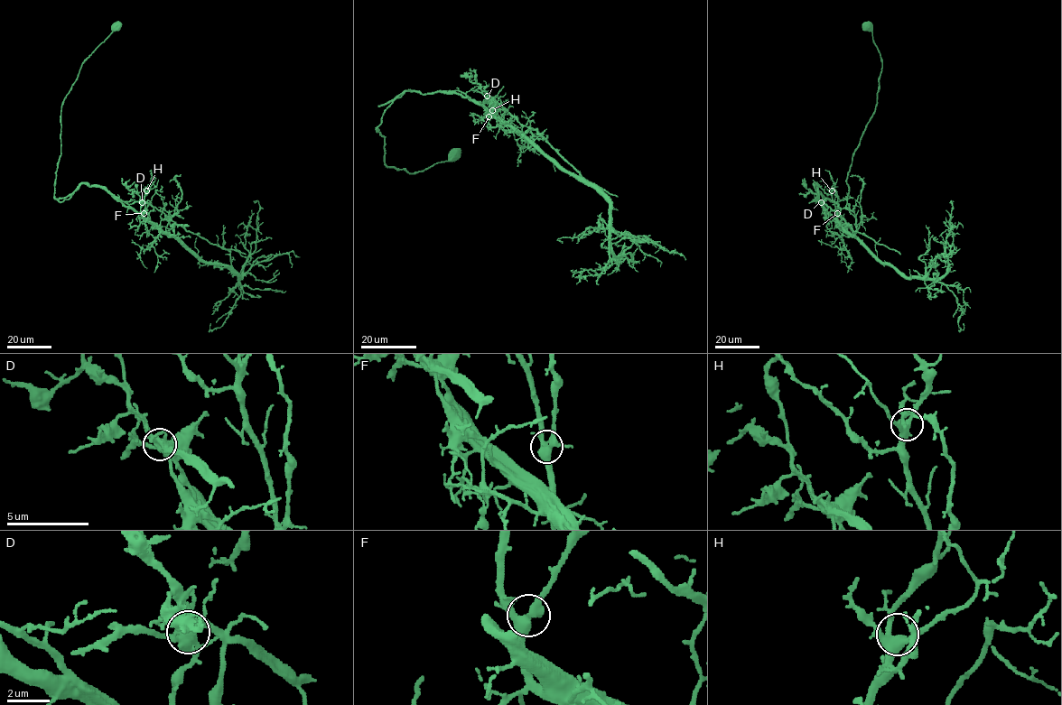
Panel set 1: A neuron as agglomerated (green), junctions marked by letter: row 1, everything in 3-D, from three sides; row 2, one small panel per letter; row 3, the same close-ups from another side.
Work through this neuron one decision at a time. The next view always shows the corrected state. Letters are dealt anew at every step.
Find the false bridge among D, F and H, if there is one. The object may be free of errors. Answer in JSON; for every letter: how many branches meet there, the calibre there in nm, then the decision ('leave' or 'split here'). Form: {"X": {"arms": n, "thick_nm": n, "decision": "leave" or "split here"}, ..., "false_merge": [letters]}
{"D": {"arms": 5, "thick_nm": 480, "decision": "split here"}, "F": {"arms": 5, "thick_nm": 400, "decision": "leave"}, "H": {"arms": 5, "thick_nm": 400, "decision": "leave"}, "false_merge": ["D"]}

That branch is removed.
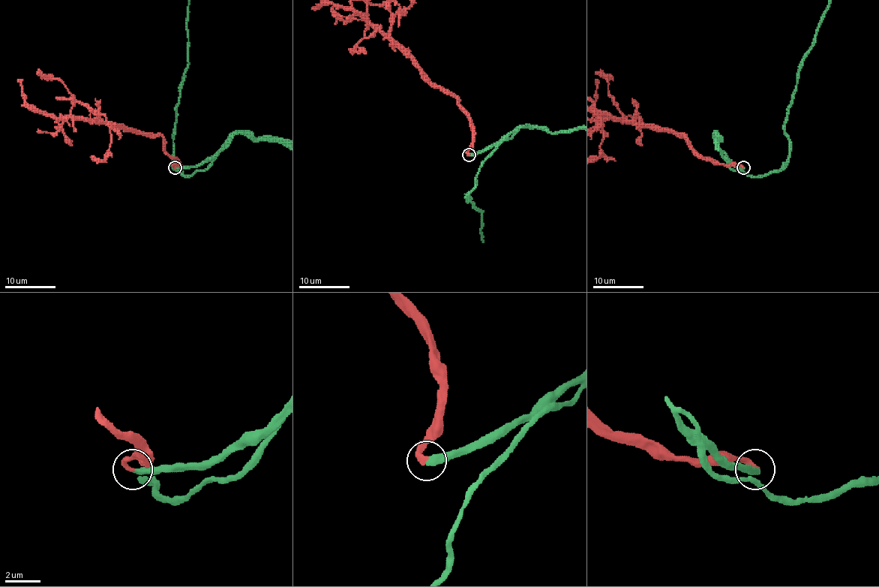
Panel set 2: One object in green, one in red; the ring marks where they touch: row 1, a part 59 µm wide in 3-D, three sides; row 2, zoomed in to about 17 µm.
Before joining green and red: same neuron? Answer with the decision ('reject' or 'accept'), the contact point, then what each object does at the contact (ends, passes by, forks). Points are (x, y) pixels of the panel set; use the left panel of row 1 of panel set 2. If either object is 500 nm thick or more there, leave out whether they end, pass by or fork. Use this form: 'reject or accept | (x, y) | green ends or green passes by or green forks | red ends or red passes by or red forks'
accept | (175, 167) | green ends | red ends

